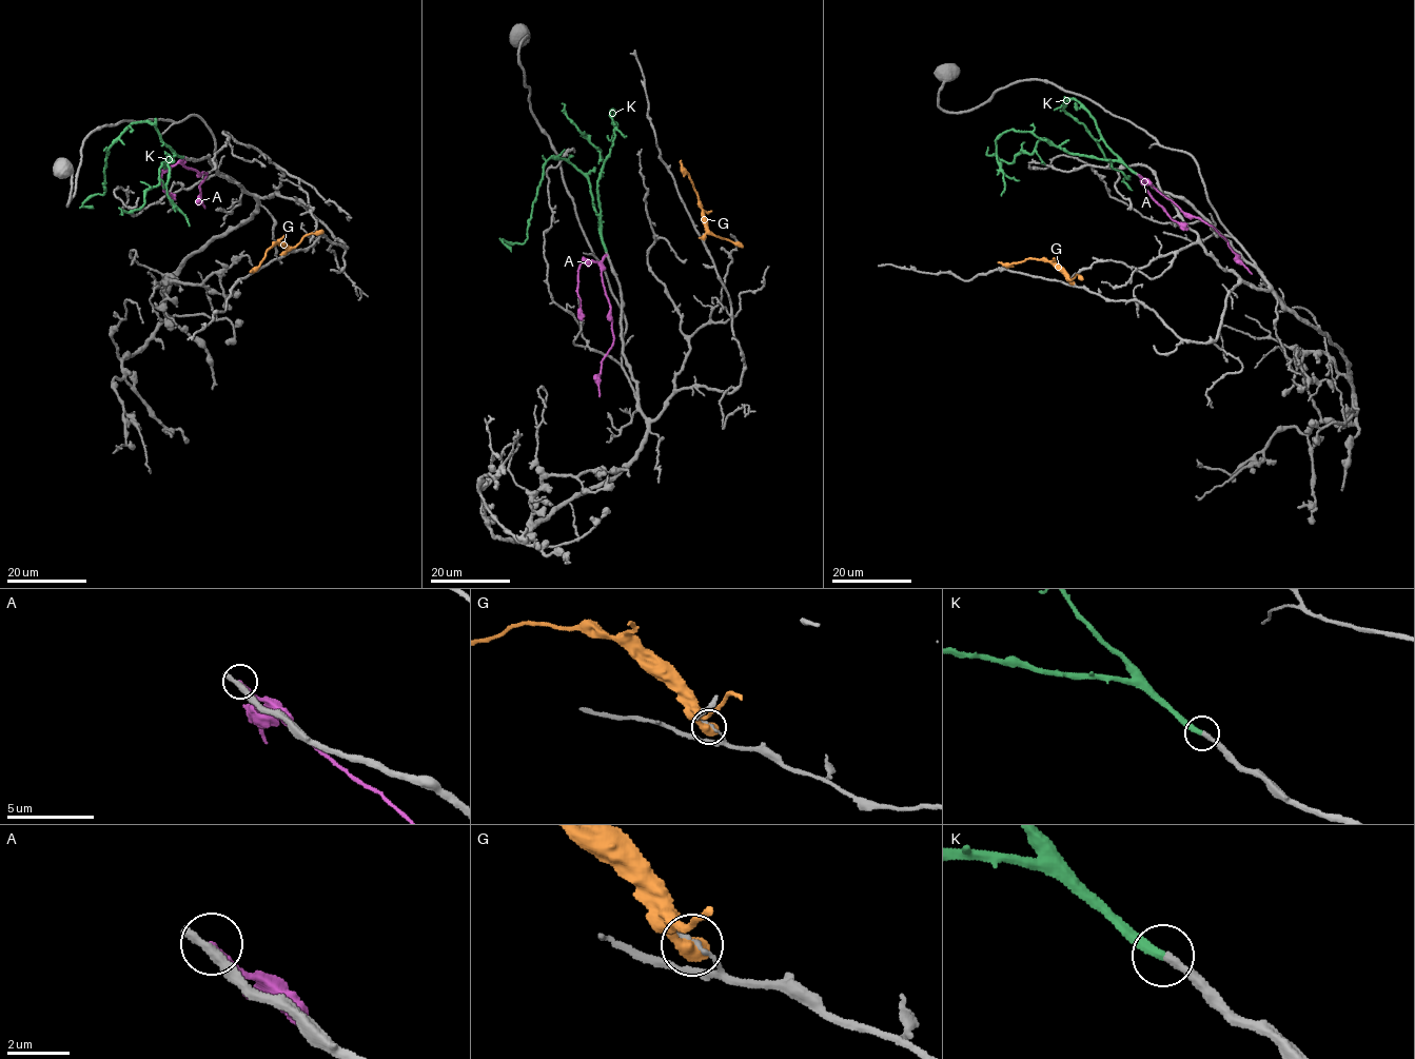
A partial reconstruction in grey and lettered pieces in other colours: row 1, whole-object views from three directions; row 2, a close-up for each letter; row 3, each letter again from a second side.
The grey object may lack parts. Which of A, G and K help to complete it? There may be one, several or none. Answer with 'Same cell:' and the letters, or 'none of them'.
Same cell: K

